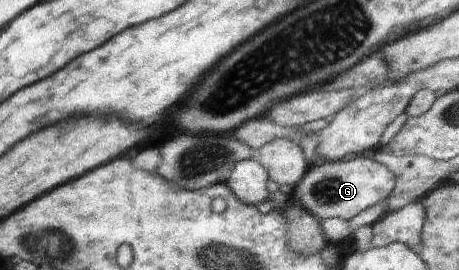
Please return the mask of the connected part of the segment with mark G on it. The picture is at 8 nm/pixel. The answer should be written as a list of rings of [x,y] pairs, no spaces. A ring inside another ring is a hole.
[[[363,154],[346,162],[318,161],[310,165],[303,181],[294,187],[291,197],[320,221],[331,218],[349,221],[365,208],[371,208],[388,198],[396,187],[394,172],[377,162],[371,154]]]

